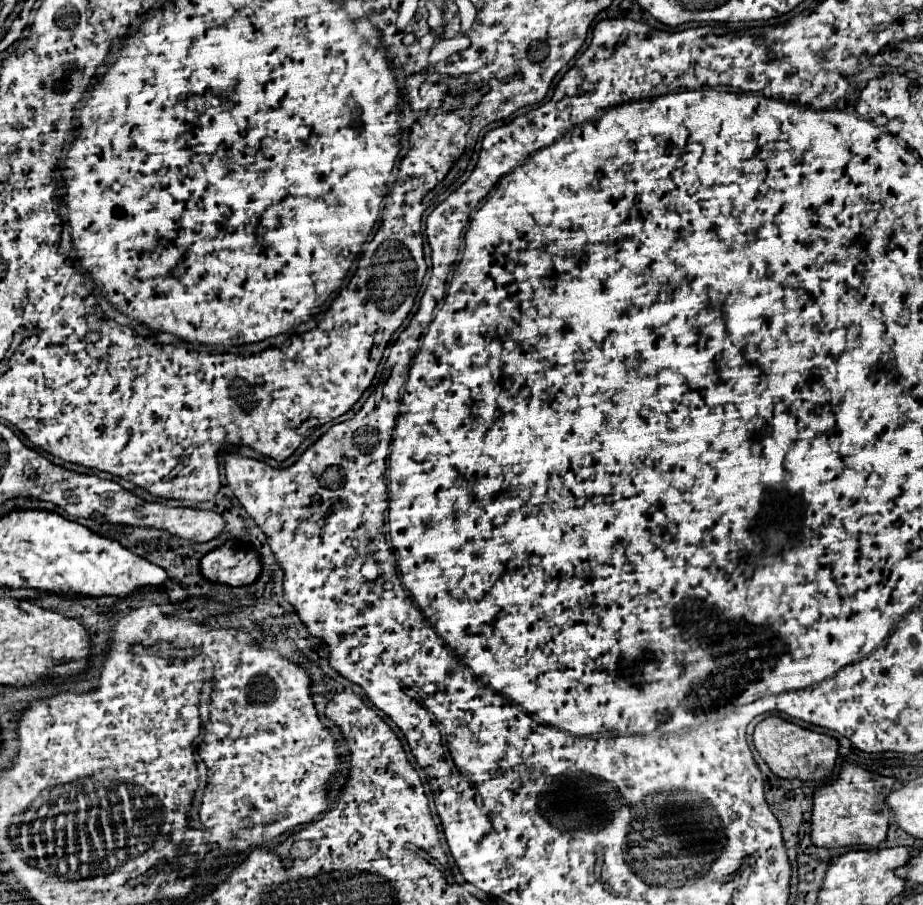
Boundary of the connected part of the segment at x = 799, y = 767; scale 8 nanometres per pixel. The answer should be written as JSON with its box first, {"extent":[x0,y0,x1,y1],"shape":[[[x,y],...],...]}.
{"extent":[754,716,838,780],"shape":[[[768,716],[754,730],[754,746],[768,768],[778,778],[798,778],[798,780],[824,780],[830,776],[838,756],[838,740],[828,734],[818,734],[792,724],[780,716]]]}

